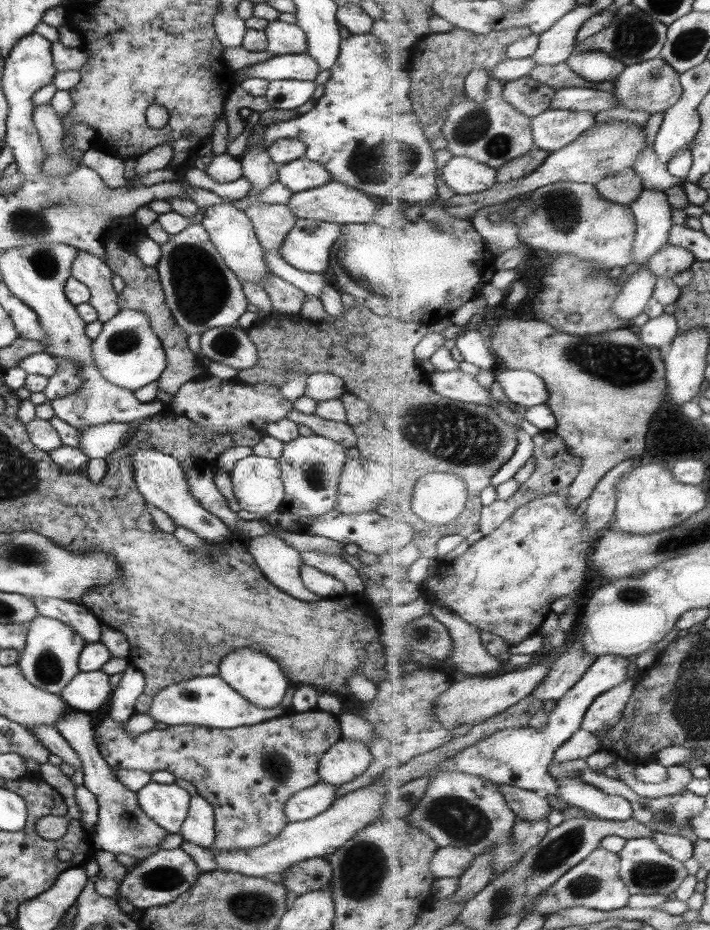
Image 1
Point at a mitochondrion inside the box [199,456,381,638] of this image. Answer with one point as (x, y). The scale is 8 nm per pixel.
(314, 474)

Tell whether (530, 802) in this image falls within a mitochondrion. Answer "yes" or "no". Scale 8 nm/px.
no

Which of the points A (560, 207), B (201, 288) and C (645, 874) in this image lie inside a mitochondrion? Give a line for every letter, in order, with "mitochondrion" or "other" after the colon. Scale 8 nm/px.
A: mitochondrion
B: mitochondrion
C: mitochondrion

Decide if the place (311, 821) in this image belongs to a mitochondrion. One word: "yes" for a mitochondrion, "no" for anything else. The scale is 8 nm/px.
no

